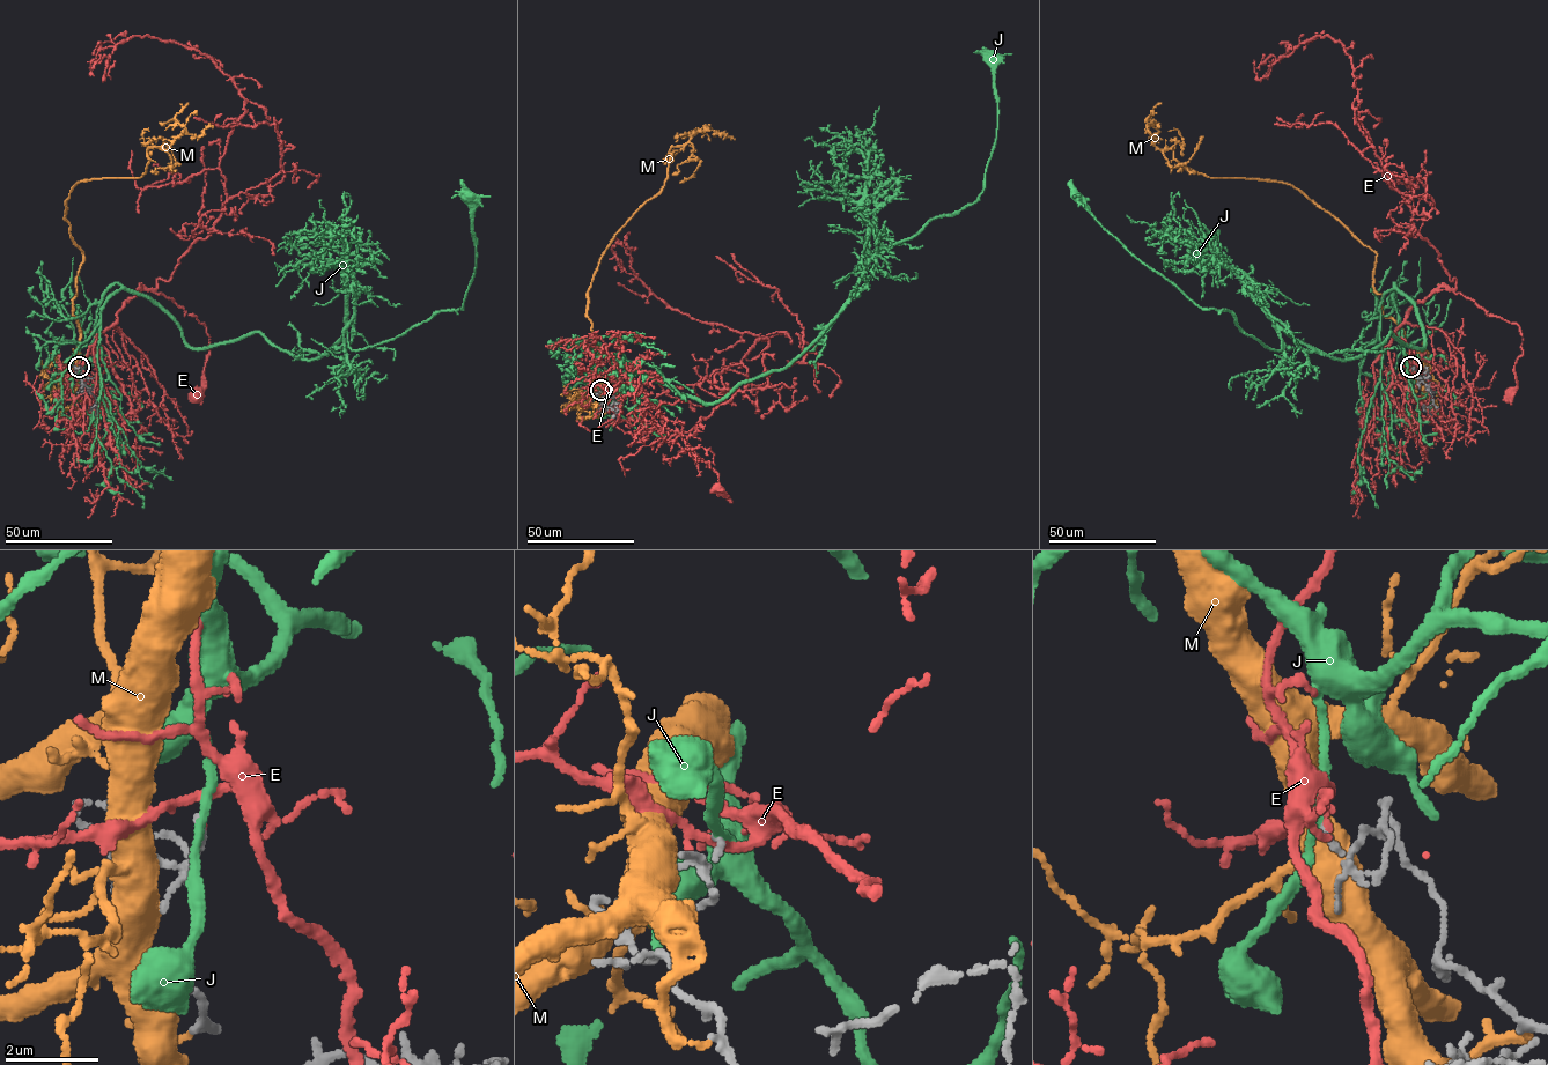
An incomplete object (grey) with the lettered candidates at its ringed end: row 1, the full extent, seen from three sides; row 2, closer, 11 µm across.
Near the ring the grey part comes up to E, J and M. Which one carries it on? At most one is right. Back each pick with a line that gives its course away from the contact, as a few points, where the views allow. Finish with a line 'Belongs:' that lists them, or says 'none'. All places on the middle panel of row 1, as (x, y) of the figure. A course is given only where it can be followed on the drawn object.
Belongs: none

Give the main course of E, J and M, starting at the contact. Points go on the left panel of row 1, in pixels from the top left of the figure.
E: (79, 367), (96, 383), (94, 342), (124, 303), (141, 289), (150, 290), (206, 326), (209, 355), (194, 394)
J: (79, 367), (116, 283), (190, 347), (392, 340), (462, 308), (467, 196)
M: (75, 368), (83, 252), (66, 200), (79, 182), (140, 177), (150, 147), (178, 164), (159, 135)

